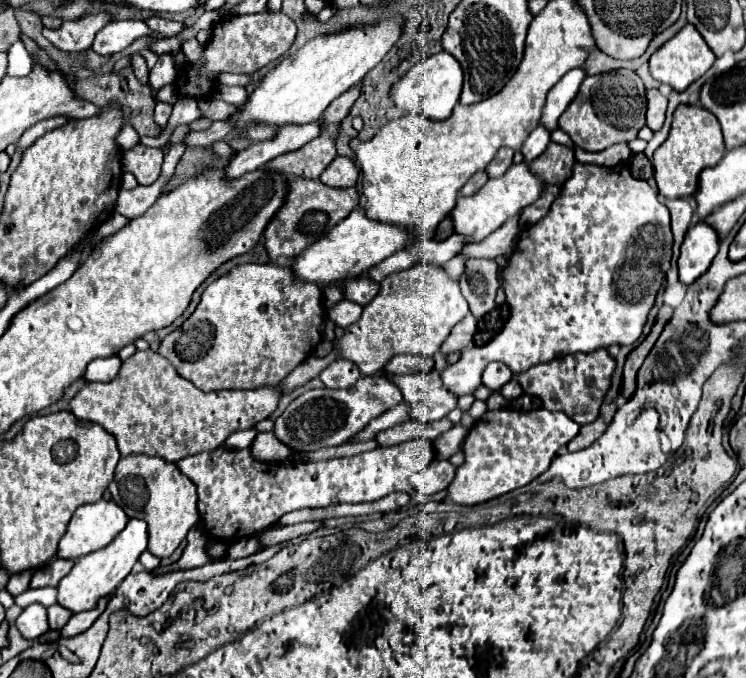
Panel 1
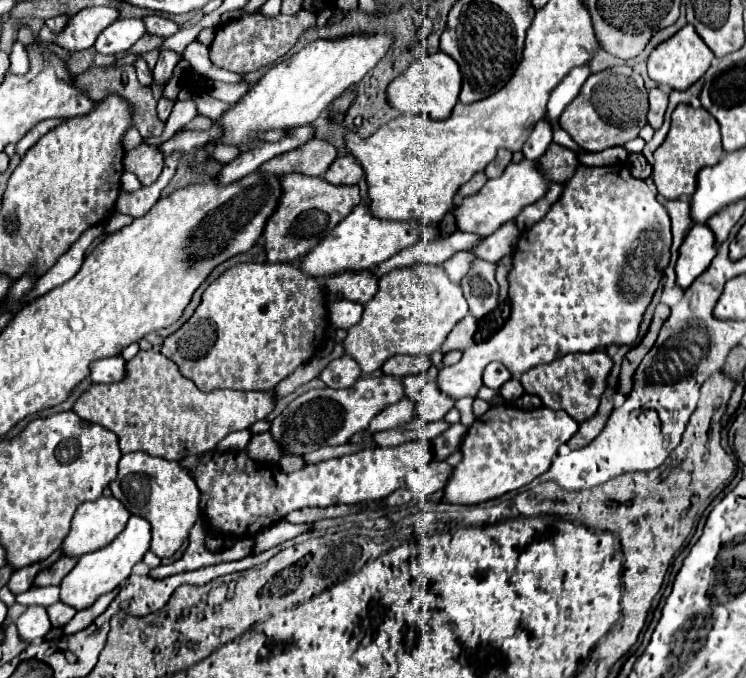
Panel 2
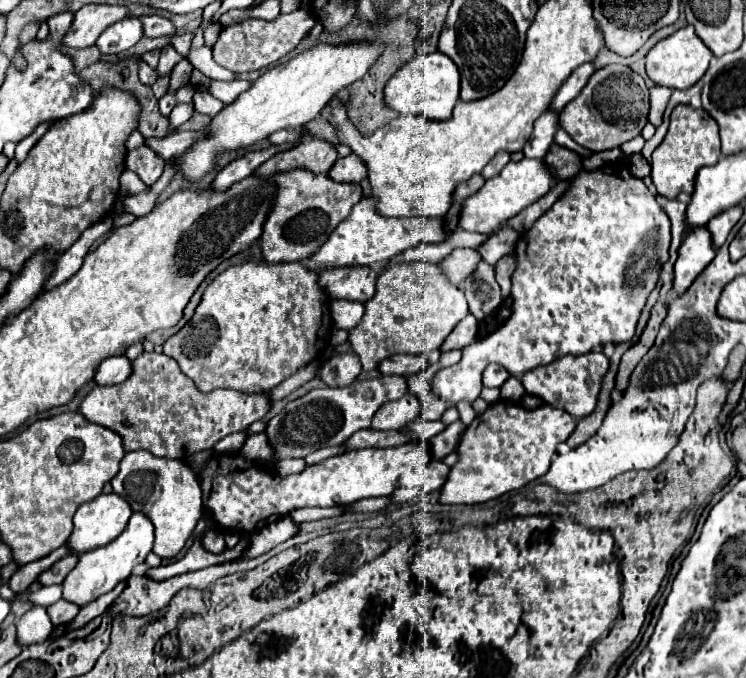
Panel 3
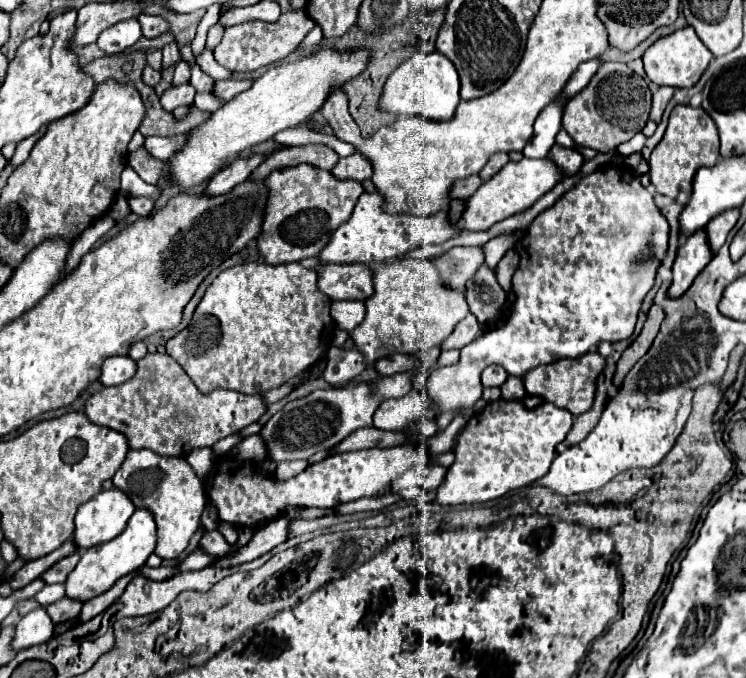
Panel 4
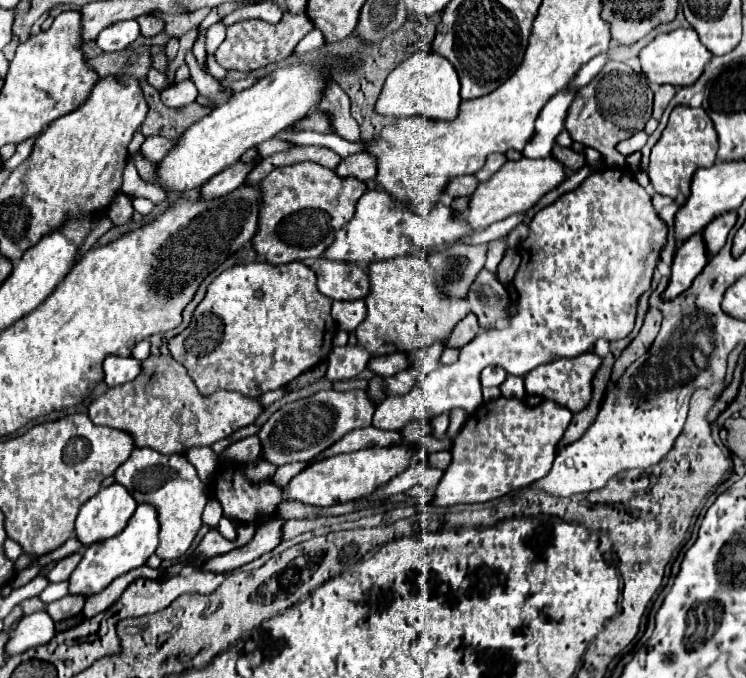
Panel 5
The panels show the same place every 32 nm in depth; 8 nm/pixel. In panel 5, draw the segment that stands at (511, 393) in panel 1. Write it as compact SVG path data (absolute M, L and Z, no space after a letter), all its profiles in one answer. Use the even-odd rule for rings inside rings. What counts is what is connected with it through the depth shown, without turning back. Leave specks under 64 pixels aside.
M506 376L504 384L500 386L504 398L524 398L524 380L520 376Z

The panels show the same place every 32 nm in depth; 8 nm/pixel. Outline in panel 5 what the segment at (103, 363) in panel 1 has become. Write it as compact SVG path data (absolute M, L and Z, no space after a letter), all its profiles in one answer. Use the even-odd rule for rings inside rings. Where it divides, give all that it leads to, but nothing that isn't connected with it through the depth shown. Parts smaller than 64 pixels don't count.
M108 356L104 360L104 382L108 386L120 386L126 384L130 380L134 380L140 372L140 360L136 358L116 358L116 356Z

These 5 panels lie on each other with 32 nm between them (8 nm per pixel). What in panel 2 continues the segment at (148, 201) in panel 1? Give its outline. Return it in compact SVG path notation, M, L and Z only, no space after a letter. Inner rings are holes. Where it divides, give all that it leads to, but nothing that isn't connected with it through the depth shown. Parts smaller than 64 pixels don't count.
M154 182L152 186L144 186L144 192L122 192L118 196L116 210L124 212L124 214L130 214L134 218L144 216L156 204L162 190L164 190L164 186Z

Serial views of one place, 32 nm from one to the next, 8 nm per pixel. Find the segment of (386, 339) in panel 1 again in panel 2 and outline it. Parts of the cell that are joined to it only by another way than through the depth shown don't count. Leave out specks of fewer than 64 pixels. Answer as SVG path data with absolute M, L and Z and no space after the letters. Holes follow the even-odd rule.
M418 262L418 264L412 264L408 268L394 268L392 272L384 274L378 280L376 296L368 304L364 304L362 320L348 330L348 336L344 340L344 348L346 348L348 356L356 358L362 372L368 374L368 372L378 370L382 366L382 362L388 360L390 356L396 356L396 354L424 354L424 356L430 356L432 352L440 350L446 336L452 332L452 328L466 314L468 314L468 304L466 304L466 298L462 294L462 288L448 280L442 266Z

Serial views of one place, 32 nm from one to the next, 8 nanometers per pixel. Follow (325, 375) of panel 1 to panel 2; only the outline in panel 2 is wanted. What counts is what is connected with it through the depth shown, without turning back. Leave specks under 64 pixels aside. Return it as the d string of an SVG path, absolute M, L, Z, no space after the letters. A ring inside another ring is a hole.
M346 354L340 358L334 358L320 372L320 380L330 388L348 388L358 378L360 378L360 366L356 364L356 360L352 360L352 356L346 356Z

